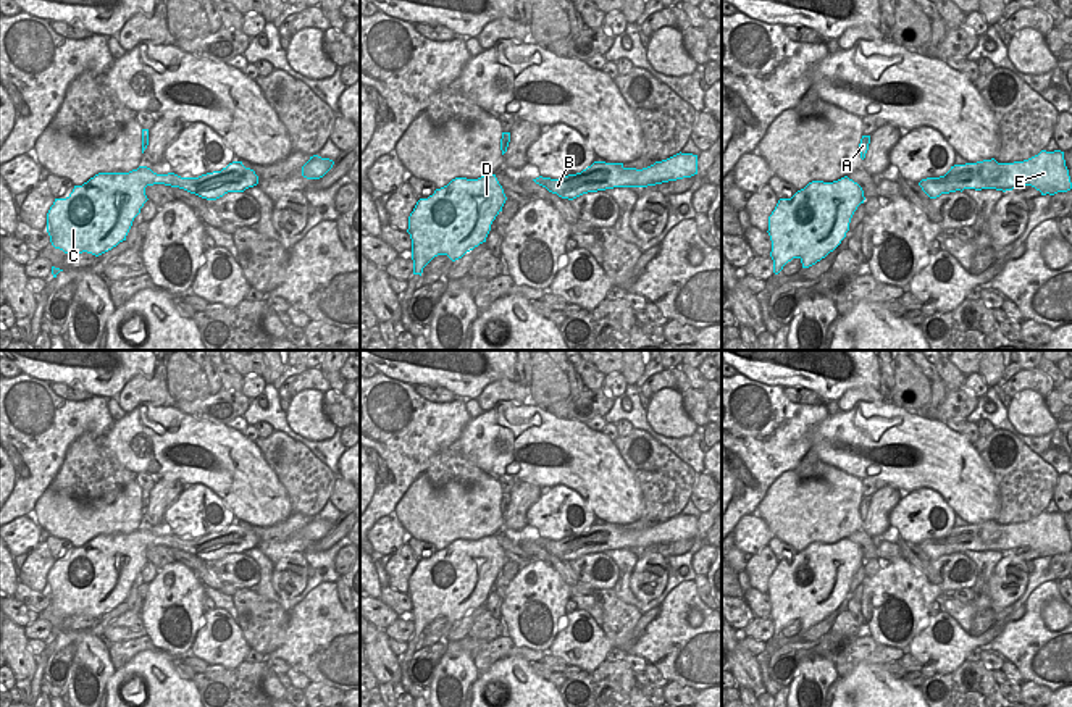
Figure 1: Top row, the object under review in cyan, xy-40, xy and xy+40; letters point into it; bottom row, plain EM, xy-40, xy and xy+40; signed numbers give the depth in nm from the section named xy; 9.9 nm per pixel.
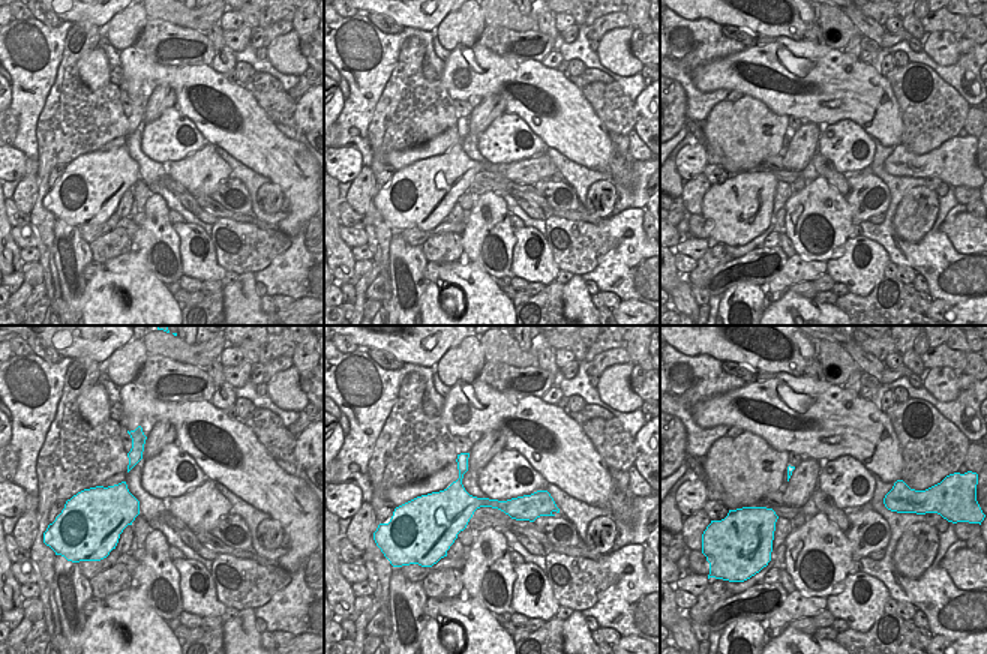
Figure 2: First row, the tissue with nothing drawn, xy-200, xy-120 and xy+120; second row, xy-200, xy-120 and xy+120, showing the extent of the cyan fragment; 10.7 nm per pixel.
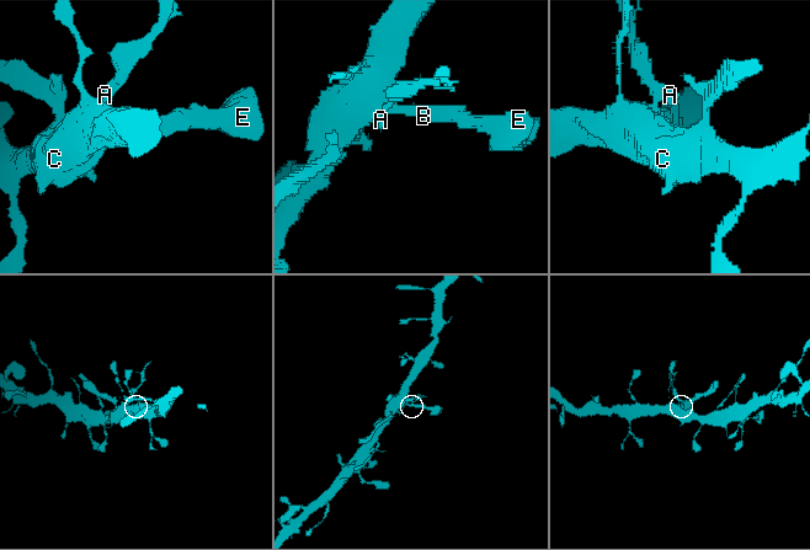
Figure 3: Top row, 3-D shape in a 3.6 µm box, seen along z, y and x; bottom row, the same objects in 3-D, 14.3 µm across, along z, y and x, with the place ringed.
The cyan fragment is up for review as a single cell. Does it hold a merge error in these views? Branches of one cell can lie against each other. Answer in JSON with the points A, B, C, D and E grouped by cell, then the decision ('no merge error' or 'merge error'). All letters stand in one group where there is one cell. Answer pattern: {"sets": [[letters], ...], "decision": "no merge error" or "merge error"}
{"sets": [["A", "B", "C", "D", "E"]], "decision": "no merge error"}

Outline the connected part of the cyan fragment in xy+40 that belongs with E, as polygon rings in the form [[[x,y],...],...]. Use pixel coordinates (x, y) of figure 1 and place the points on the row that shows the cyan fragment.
[[[1041,150],[1038,155],[1014,163],[998,163],[995,158],[977,163],[954,165],[940,178],[927,178],[919,182],[922,190],[936,199],[964,189],[1012,190],[1020,186],[1032,186],[1041,195],[1054,195],[1072,189],[1064,152]]]

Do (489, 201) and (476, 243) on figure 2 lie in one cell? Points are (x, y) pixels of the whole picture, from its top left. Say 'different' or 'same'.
same

